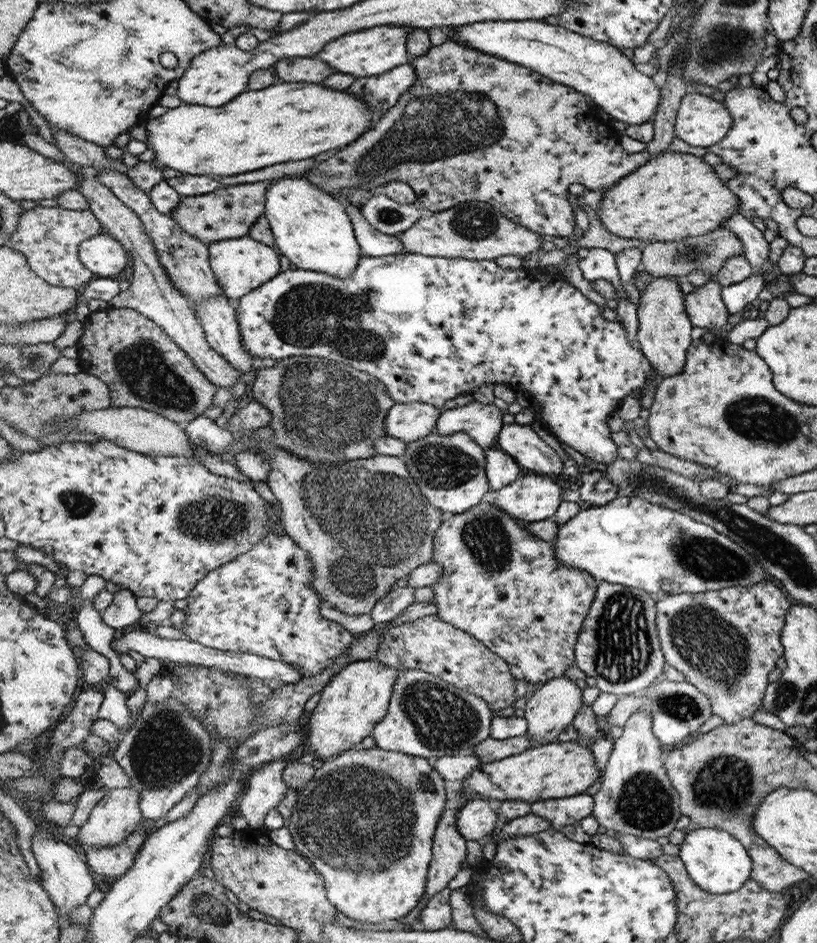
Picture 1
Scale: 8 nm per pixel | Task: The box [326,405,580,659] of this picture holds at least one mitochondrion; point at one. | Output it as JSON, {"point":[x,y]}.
{"point":[484,537]}

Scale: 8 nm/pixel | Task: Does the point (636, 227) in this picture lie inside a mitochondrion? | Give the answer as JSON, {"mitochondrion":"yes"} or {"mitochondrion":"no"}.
{"mitochondrion":"no"}

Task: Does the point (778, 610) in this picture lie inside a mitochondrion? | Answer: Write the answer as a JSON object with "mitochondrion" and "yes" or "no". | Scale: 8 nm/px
{"mitochondrion":"no"}

